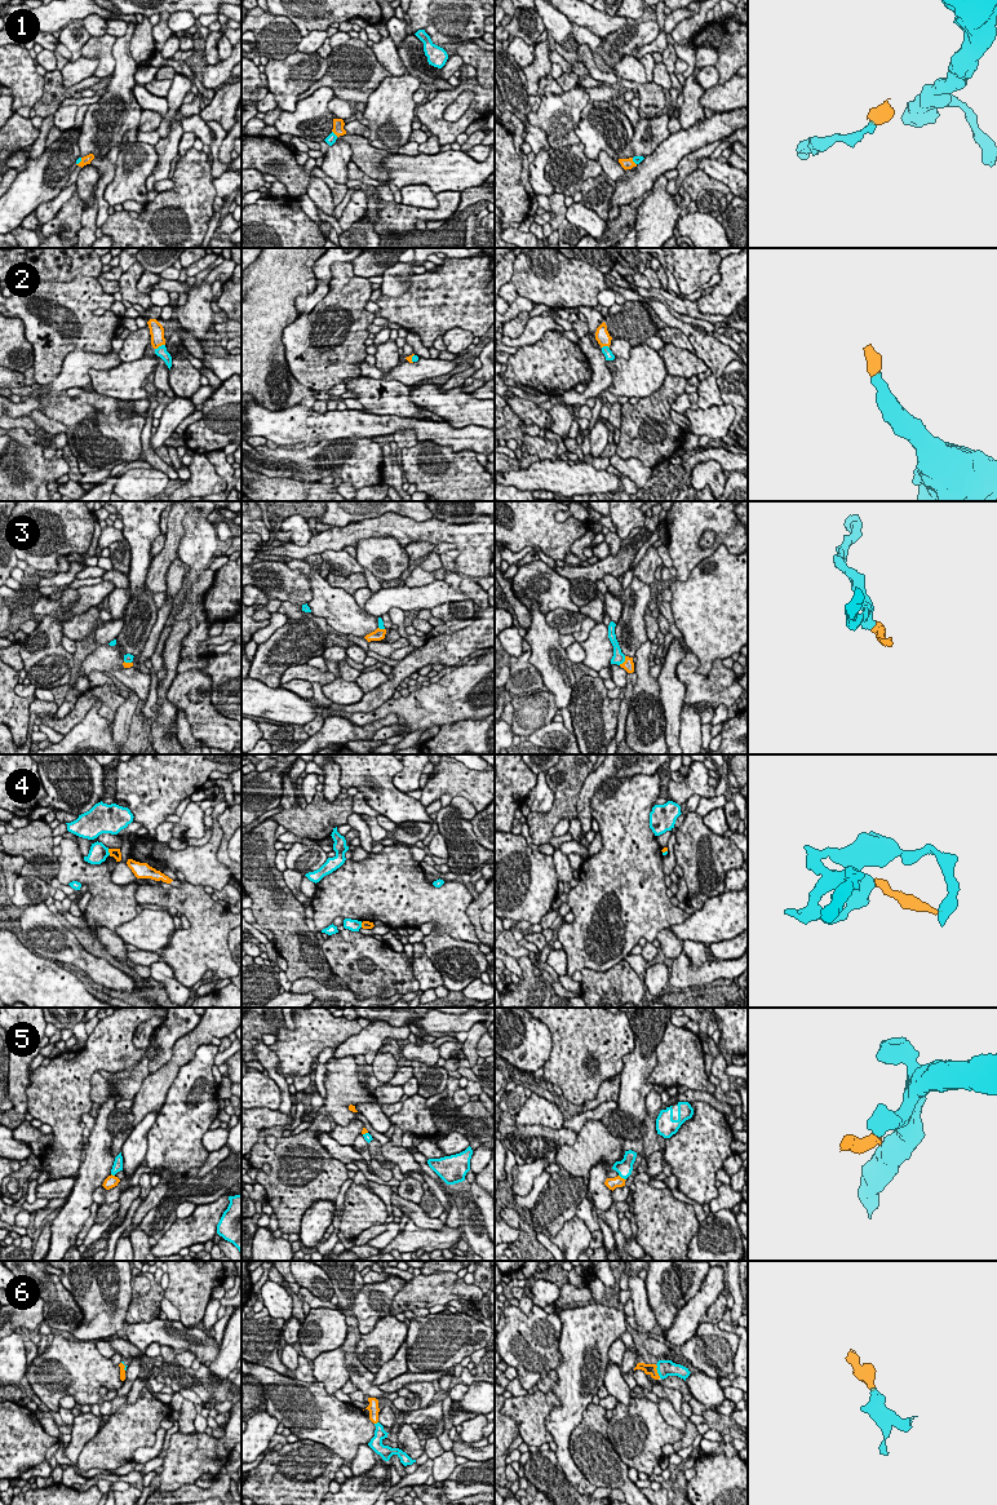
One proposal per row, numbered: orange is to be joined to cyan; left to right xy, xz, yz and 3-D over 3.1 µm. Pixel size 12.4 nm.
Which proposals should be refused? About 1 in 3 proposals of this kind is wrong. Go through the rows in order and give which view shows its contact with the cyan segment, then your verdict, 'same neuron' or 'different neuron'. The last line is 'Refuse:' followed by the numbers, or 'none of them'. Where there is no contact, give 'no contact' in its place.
1: meets cyan in xz; different neuron
2: meets cyan in xy; same neuron
3: meets cyan in yz; same neuron
4: meets cyan in xy; different neuron
5: meets cyan in yz; different neuron
6: meets cyan in yz; same neuron
Refuse: 1, 4, 5

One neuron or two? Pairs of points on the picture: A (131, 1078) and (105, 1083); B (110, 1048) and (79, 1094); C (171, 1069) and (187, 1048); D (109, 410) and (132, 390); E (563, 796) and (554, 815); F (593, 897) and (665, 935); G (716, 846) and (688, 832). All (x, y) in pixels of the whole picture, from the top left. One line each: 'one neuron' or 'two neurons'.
A: one neuron
B: one neuron
C: one neuron
D: two neurons
E: one neuron
F: two neurons
G: one neuron

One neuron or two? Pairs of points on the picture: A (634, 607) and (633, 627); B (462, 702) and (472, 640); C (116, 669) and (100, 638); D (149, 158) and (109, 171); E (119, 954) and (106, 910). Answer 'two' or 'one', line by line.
A: one
B: two
C: two
D: two
E: two

